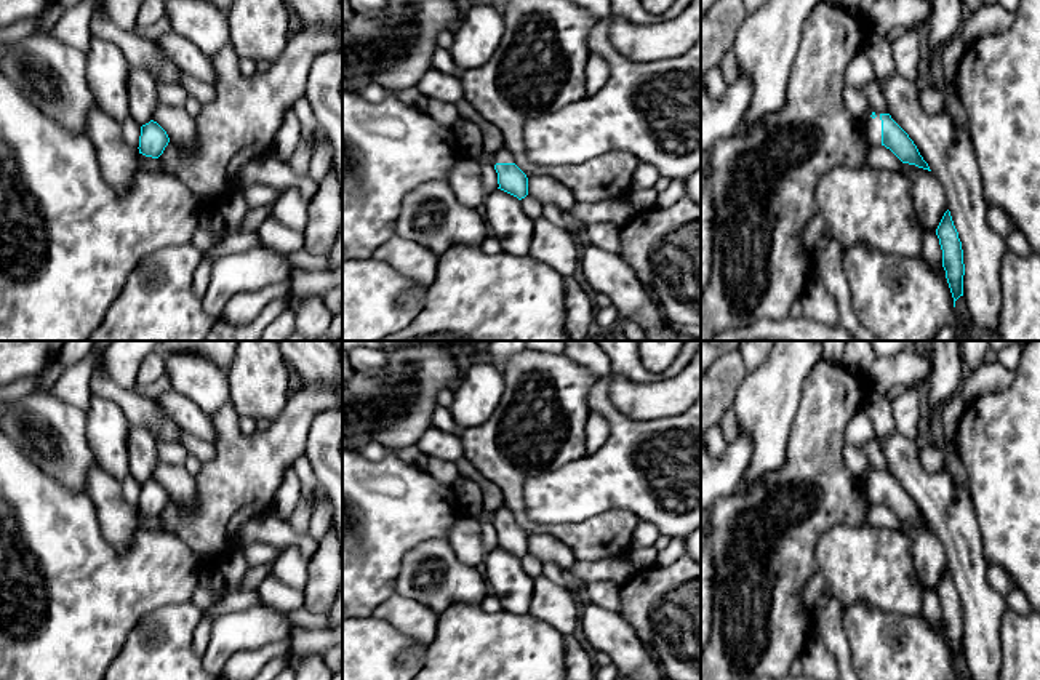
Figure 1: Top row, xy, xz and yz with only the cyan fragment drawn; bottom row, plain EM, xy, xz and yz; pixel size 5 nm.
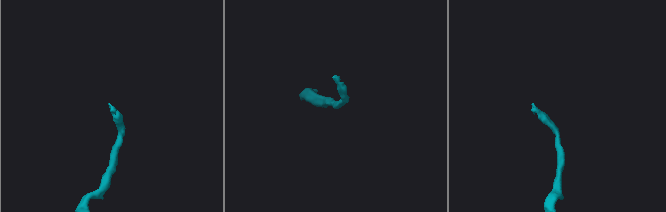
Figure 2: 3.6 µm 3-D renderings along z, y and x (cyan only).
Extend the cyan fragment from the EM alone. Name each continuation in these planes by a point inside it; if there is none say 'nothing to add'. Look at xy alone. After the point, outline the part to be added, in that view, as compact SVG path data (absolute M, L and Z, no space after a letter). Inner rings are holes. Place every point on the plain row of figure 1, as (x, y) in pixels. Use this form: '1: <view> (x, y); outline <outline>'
nothing to add

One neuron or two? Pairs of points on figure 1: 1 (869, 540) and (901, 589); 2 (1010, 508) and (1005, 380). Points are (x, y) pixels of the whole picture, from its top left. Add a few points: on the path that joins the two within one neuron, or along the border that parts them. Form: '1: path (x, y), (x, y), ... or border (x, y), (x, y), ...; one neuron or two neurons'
1: path (869, 552), (869, 557), (888, 576); one neuron
2: border (1015, 373), (1007, 388), (970, 402); two neurons

